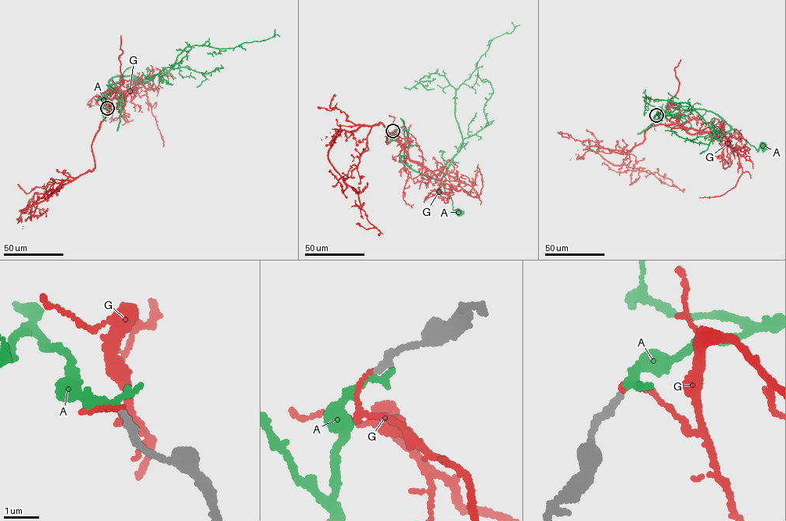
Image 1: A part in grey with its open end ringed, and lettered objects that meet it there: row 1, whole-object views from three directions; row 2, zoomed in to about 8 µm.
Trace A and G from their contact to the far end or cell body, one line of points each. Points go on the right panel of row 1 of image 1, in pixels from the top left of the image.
A: (656, 115), (665, 112), (667, 107), (673, 104), (685, 111), (705, 109), (716, 113), (757, 150), (763, 147)
G: (656, 115), (672, 123), (651, 126), (627, 152), (587, 149), (661, 180)

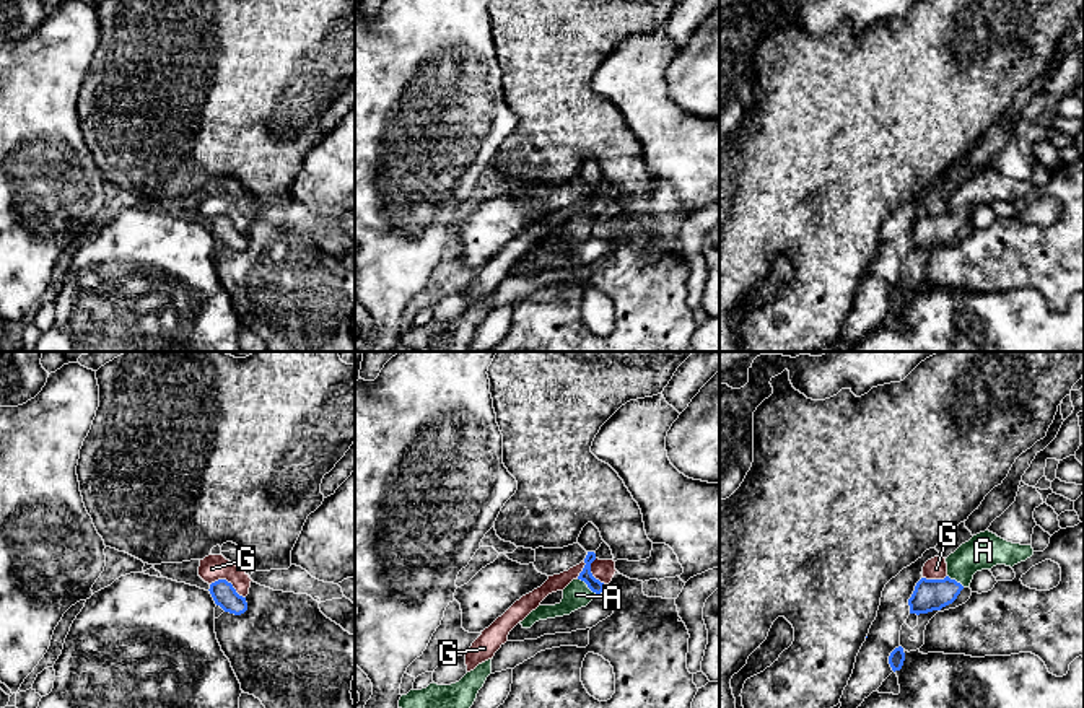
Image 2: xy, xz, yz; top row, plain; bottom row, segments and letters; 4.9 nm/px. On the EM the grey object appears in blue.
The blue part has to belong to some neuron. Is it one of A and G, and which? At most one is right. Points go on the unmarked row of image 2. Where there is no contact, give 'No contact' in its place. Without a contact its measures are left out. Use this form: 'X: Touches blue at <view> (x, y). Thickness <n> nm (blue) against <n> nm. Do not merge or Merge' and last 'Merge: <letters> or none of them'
A: Touches blue at xz (588, 222). Thickness 70 nm (blue) against 140 nm. Merge
G: Touches blue at xy (227, 217). Thickness 120 nm (blue) against 130 nm. Do not merge
Merge: A

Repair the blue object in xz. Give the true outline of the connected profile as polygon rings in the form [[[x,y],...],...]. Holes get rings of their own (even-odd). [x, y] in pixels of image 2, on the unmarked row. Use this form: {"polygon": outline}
{"polygon": [[[588,187],[584,203],[576,215],[563,225],[563,234],[555,241],[539,241],[522,257],[522,264],[531,264],[539,256],[570,251],[571,247],[586,243],[597,229],[604,226],[604,218],[591,208],[591,199],[596,195],[594,187]]]}

